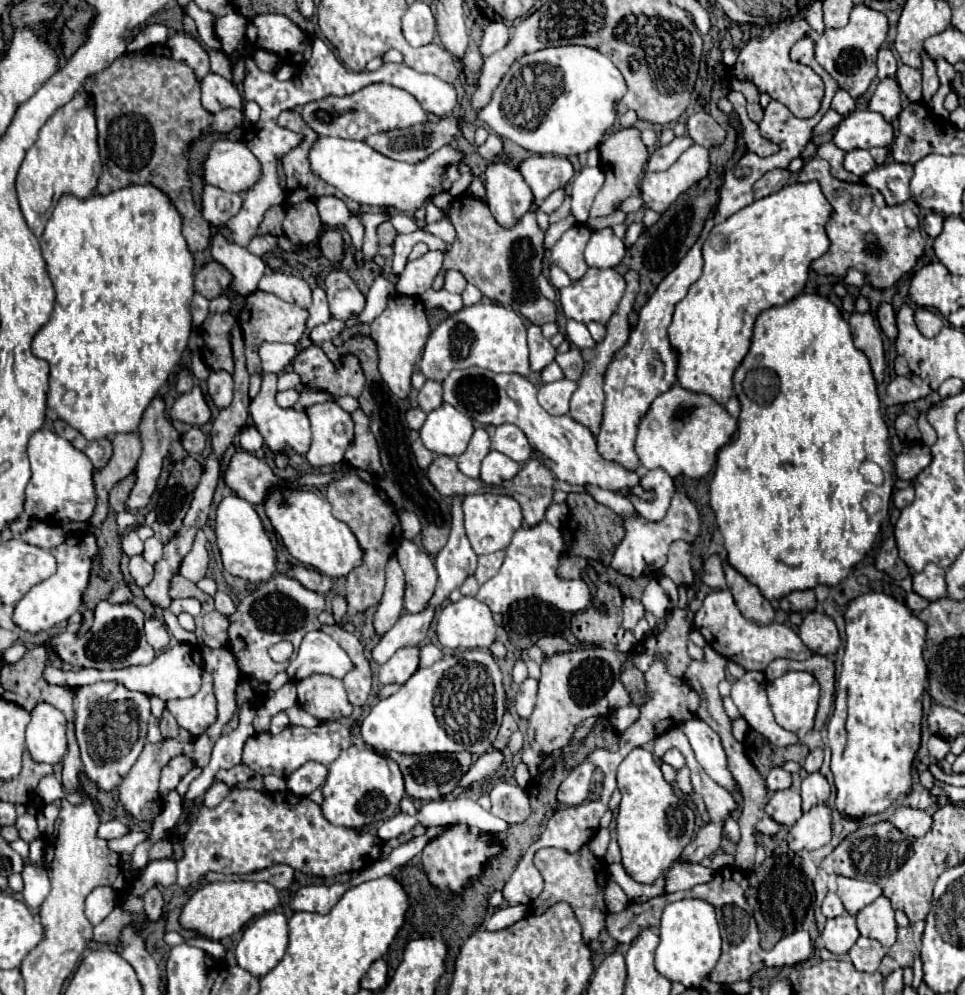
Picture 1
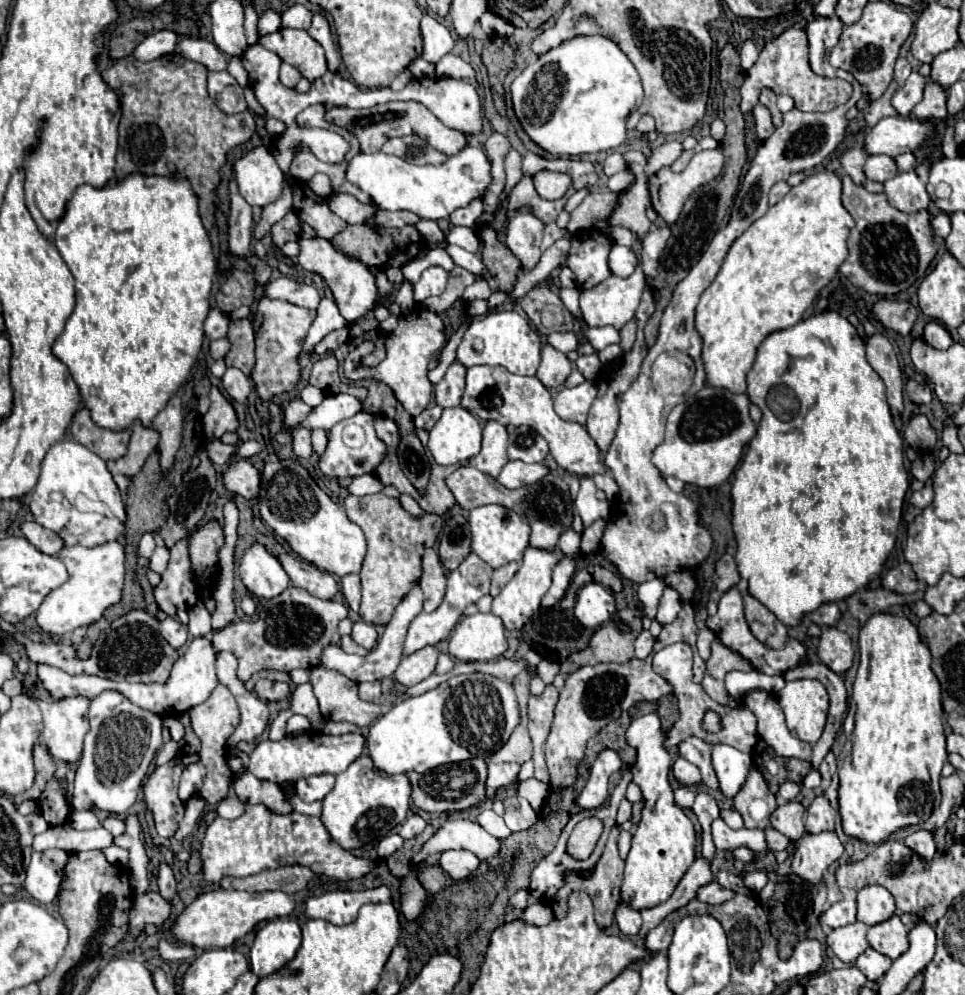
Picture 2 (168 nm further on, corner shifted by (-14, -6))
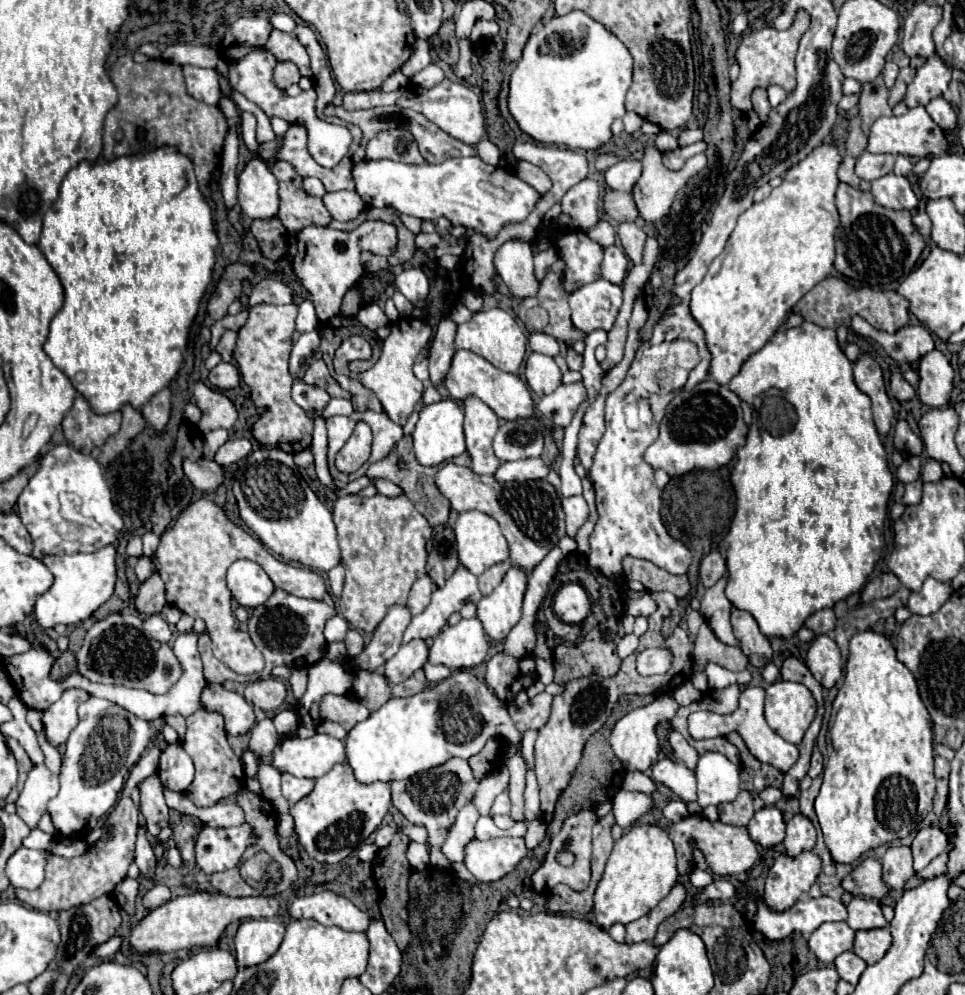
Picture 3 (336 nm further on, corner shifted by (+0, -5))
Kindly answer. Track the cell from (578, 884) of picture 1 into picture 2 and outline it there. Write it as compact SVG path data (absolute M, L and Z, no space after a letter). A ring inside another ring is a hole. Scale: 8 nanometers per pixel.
M616 825L612 831L610 831L610 837L608 837L608 843L606 843L606 849L594 869L592 875L584 875L584 877L578 877L578 875L570 875L566 879L566 885L556 893L556 897L552 899L552 911L554 911L554 917L556 919L562 919L566 917L566 905L568 905L568 895L574 891L574 889L586 889L586 893L592 897L592 903L596 907L596 923L600 927L610 927L612 919L614 919L614 911L620 903L620 885L622 885L622 873L624 873L624 859L618 855L618 847L616 847L616 839L618 839L618 833L620 833L620 827Z

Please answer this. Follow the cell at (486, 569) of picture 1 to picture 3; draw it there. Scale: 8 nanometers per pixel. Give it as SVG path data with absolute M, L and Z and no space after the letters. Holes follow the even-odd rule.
M506 560L506 562L500 562L500 564L494 564L492 568L488 568L480 578L478 578L478 584L480 584L480 592L482 592L482 596L488 596L498 584L500 584L500 580L504 578L504 574L510 570L510 560Z

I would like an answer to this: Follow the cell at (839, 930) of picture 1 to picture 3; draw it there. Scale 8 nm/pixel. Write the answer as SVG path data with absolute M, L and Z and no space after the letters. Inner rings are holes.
M828 922L816 928L808 938L808 948L822 962L834 962L846 950L852 950L854 930L846 922Z

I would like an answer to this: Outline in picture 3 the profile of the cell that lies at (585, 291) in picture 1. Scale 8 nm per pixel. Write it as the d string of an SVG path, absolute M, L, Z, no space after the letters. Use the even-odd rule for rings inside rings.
M598 278L592 284L586 284L570 294L572 324L586 334L598 328L608 332L620 306L622 288L608 282L606 278Z

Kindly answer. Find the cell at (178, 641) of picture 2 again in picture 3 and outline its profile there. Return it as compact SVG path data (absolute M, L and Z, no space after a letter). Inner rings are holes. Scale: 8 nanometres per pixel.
M160 614L148 616L148 618L144 620L144 628L146 628L146 632L148 632L154 640L158 640L158 642L168 642L170 636L172 636L168 622L166 622L164 616L160 616Z

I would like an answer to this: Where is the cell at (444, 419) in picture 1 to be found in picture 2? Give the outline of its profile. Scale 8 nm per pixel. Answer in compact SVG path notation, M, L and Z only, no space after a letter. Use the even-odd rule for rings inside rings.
M464 407L444 409L430 431L428 449L438 465L456 465L480 453L482 425Z

